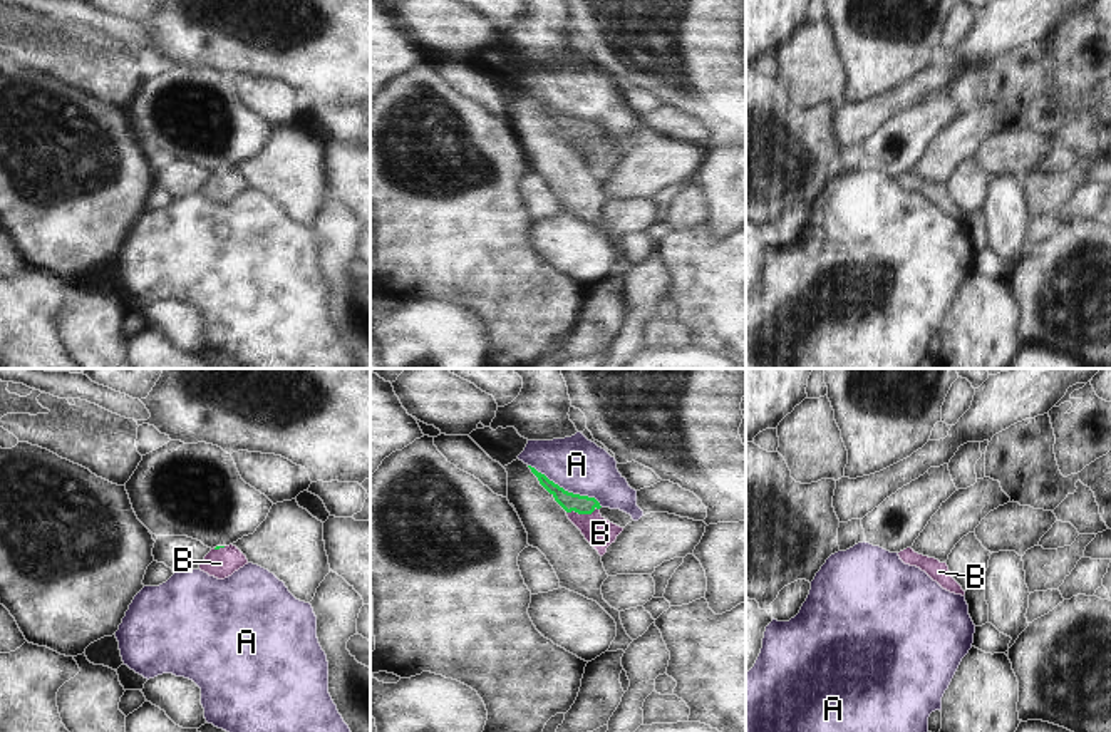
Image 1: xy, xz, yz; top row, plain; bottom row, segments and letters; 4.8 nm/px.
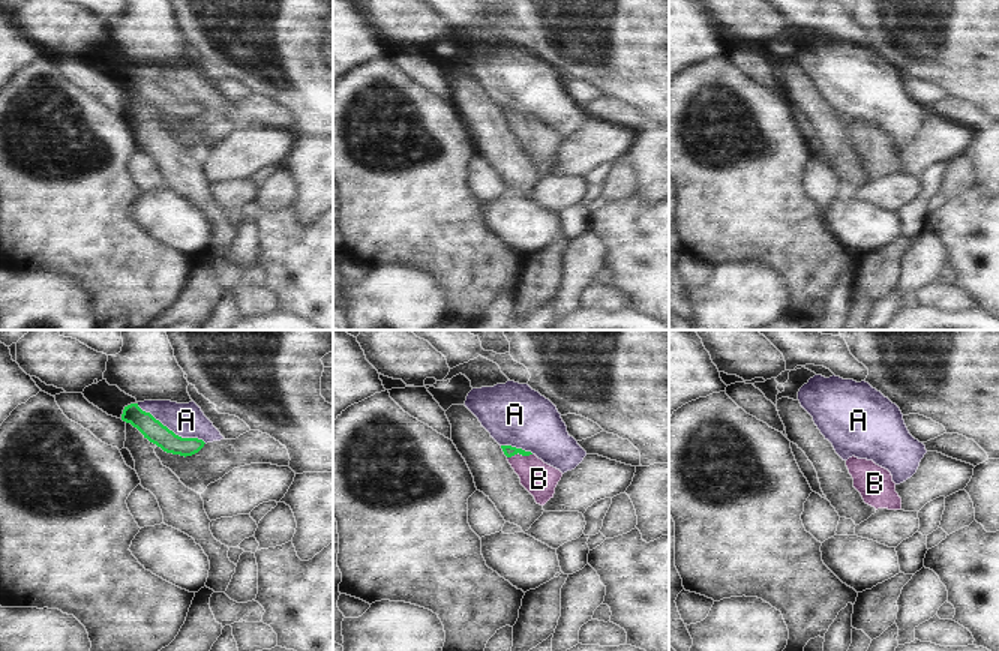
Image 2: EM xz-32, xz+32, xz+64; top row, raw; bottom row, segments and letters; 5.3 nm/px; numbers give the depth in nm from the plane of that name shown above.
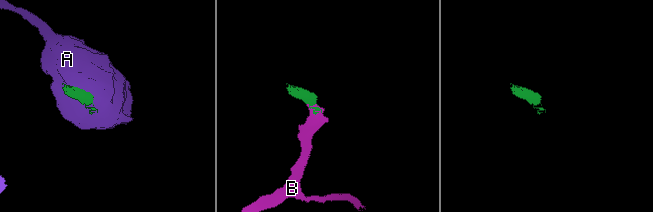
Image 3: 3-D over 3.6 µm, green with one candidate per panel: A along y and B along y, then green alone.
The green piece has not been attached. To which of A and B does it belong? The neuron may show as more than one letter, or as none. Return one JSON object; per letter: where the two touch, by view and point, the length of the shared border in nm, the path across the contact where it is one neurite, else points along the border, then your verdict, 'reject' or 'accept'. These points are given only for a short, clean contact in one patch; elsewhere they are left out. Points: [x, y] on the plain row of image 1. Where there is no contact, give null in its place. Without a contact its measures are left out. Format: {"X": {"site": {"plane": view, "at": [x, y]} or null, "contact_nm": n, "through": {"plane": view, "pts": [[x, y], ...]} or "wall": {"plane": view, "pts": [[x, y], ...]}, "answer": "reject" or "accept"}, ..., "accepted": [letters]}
{"A": {"site": {"plane": "xz", "at": [563, 114]}, "contact_nm": 420, "wall": {"plane": "xz", "pts": [[528, 89], [565, 114], [592, 121], [602, 131]]}, "answer": "reject"}, "B": {"site": {"plane": "xz", "at": [582, 138]}, "contact_nm": 160, "through": {"plane": "xz", "pts": [[582, 129], [582, 138], [600, 158]]}, "answer": "accept"}, "accepted": ["B"]}

